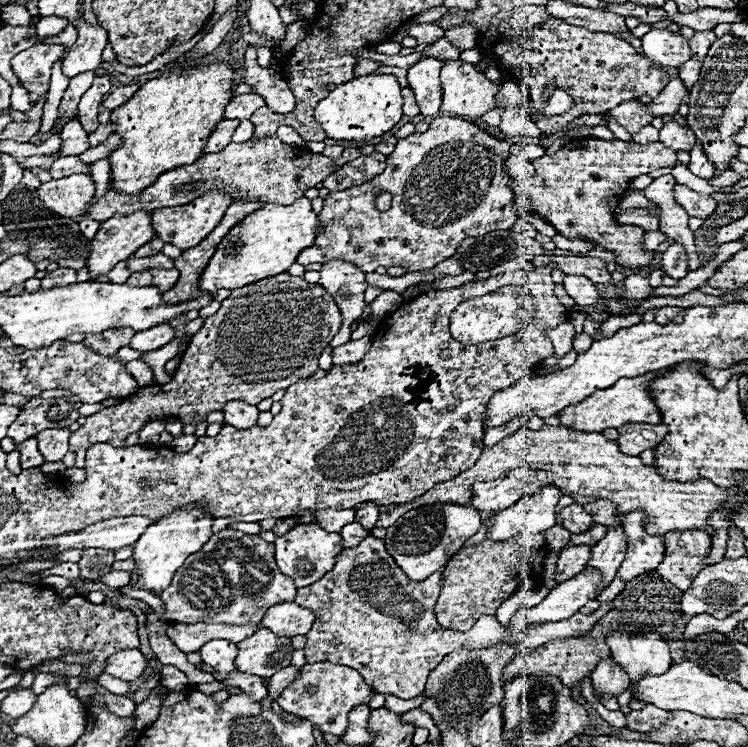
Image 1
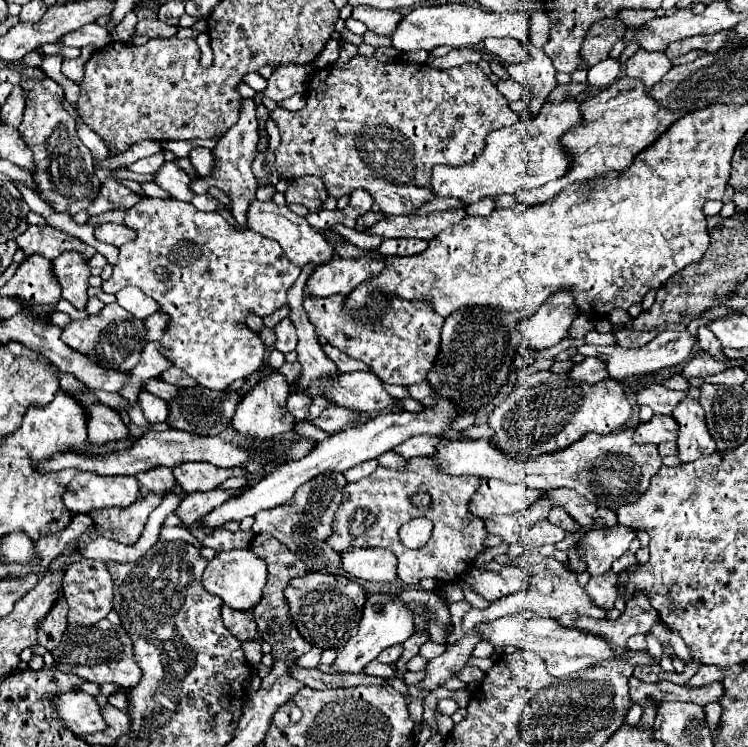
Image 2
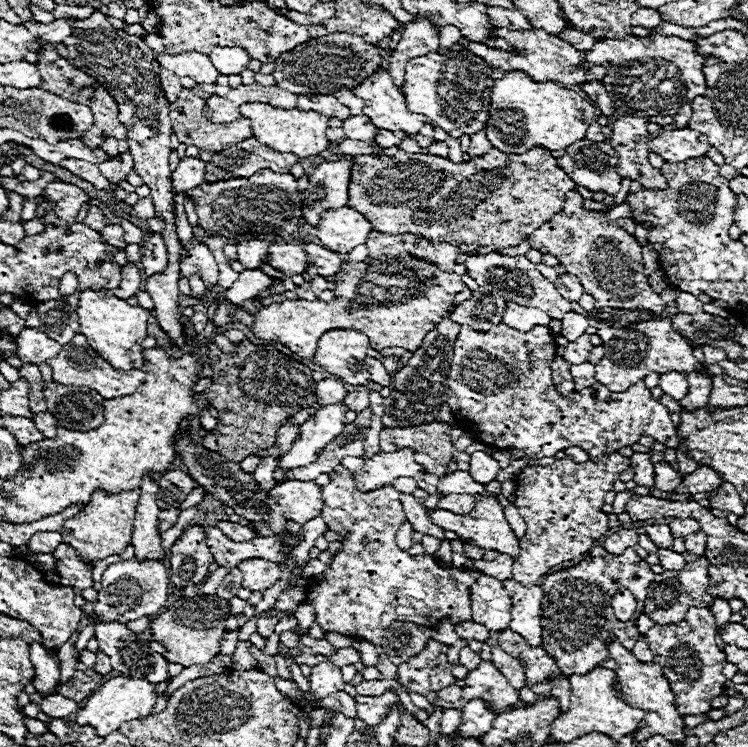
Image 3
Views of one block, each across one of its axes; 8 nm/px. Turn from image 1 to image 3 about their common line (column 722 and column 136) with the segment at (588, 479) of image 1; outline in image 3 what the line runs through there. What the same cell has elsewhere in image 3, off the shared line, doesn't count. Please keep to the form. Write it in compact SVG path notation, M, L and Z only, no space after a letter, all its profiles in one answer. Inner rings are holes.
M102 490L92 494L92 500L86 504L86 508L64 522L62 526L62 540L64 544L72 546L76 554L88 562L94 560L104 560L106 556L120 554L132 540L132 530L134 530L134 512L136 504L140 498L140 490L124 490L118 494L104 494Z

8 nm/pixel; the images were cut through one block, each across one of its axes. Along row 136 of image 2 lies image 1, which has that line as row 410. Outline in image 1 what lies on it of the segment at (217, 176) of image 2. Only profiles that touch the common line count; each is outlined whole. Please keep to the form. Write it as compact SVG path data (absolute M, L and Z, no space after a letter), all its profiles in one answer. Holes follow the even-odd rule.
M242 400L226 402L222 412L224 412L224 422L230 426L236 426L238 430L248 430L248 428L256 426L256 420L260 414L260 410L256 406L246 404Z

